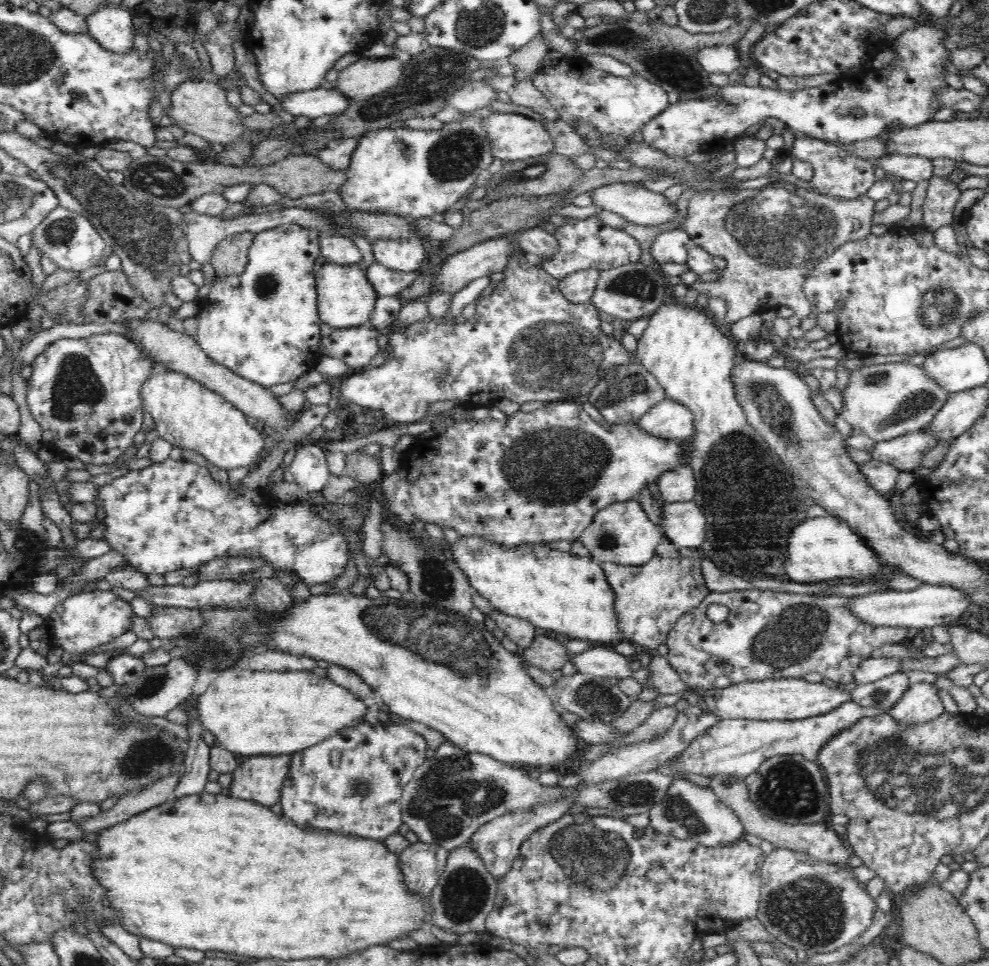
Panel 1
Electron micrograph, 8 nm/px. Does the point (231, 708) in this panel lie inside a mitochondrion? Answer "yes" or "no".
no

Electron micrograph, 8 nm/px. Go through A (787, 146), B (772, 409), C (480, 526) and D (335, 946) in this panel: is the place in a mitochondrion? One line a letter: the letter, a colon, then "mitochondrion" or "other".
A: other
B: mitochondrion
C: other
D: other

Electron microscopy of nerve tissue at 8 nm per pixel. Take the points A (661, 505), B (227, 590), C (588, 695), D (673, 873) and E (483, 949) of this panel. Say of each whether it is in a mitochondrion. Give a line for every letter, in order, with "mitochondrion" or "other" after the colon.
A: other
B: other
C: mitochondrion
D: other
E: other

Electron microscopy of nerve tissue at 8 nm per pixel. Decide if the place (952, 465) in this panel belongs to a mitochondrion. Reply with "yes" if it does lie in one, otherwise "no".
no

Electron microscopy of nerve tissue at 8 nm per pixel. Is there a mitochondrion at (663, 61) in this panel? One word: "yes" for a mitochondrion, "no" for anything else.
yes

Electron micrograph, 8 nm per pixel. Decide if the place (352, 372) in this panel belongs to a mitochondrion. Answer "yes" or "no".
no

